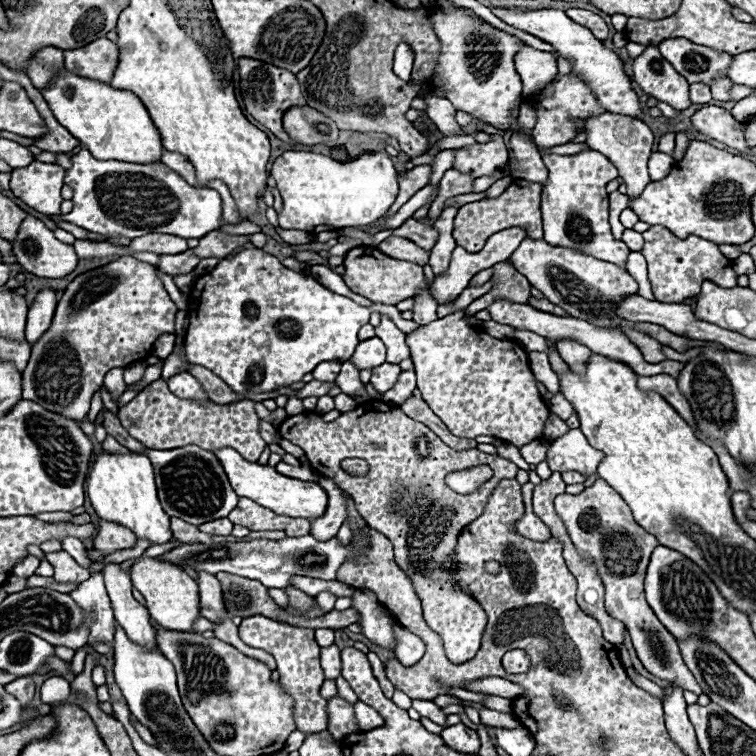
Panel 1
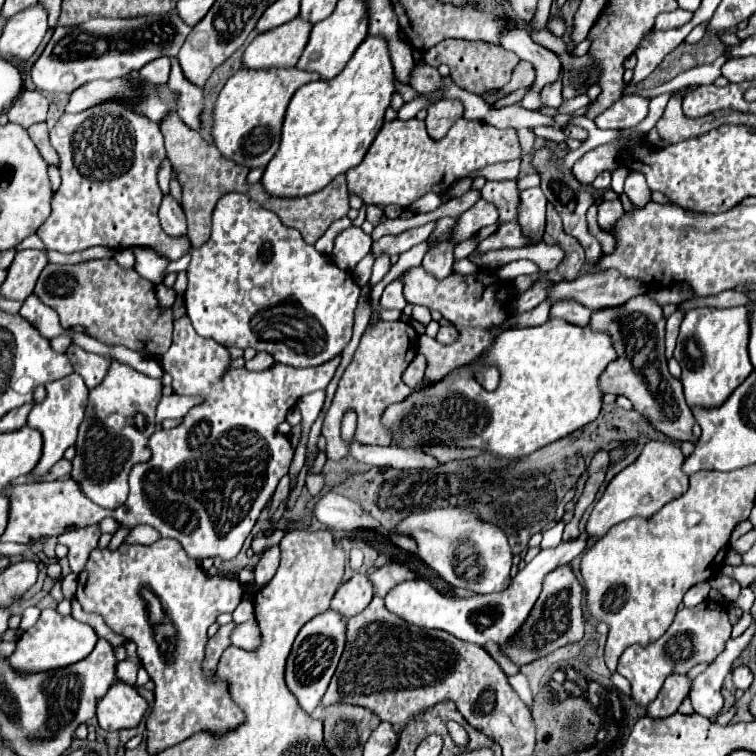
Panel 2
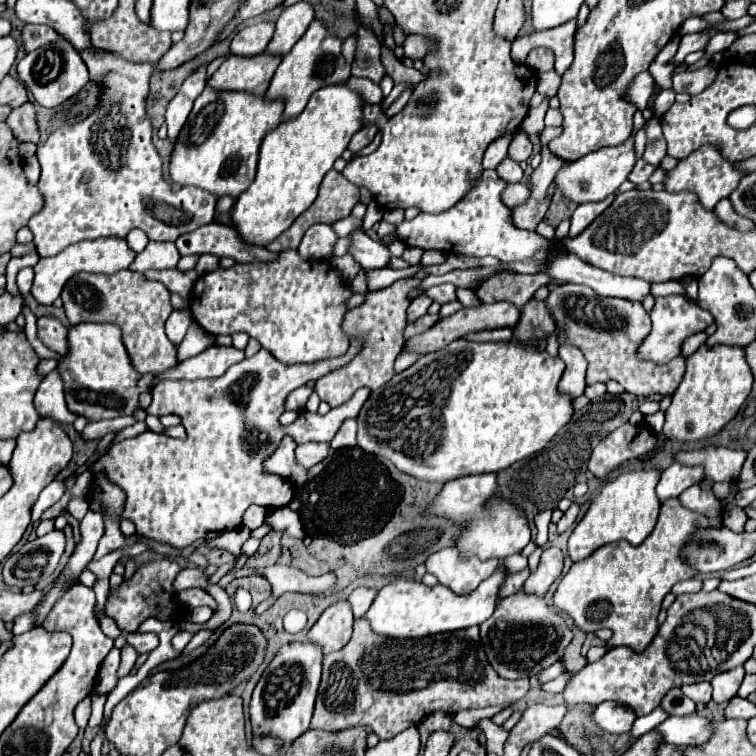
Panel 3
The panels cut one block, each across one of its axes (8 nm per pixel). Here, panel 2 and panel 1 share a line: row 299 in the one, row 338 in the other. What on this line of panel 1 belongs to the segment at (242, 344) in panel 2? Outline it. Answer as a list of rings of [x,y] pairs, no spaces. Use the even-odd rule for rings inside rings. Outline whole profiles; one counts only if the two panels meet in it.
[[[260,248],[242,250],[230,258],[222,258],[218,266],[196,280],[188,300],[190,312],[190,328],[184,338],[186,356],[192,364],[200,364],[212,370],[218,378],[222,378],[236,394],[266,394],[280,388],[286,388],[294,382],[300,382],[304,374],[312,372],[324,360],[344,362],[352,358],[358,346],[358,330],[368,324],[372,312],[380,312],[382,316],[392,318],[392,322],[402,332],[412,332],[418,328],[416,322],[404,320],[402,312],[390,304],[374,304],[362,306],[354,300],[334,294],[316,282],[310,274],[294,272],[282,262],[262,252]]]

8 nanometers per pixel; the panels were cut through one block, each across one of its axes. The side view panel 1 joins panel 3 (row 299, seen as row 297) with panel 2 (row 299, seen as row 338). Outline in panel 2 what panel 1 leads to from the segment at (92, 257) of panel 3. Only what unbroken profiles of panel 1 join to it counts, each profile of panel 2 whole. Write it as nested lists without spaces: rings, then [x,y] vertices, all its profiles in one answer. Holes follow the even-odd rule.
[[[28,296],[24,306],[20,308],[20,316],[26,318],[30,324],[34,324],[38,328],[38,332],[44,336],[44,338],[54,338],[58,334],[66,334],[66,332],[72,332],[72,330],[64,330],[60,325],[57,312],[44,306],[38,296]]]

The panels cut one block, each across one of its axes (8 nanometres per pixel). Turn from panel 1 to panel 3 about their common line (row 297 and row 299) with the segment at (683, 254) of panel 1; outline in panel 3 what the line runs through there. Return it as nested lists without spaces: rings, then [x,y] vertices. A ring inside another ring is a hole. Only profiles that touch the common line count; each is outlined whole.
[[[682,294],[656,298],[654,308],[650,312],[650,318],[652,318],[652,330],[640,342],[640,348],[636,350],[636,356],[640,356],[640,360],[648,360],[648,362],[654,362],[654,364],[668,364],[670,360],[680,356],[684,340],[688,336],[696,334],[696,332],[706,330],[714,322],[710,312],[702,310],[696,300],[692,300],[688,296],[682,296]]]

